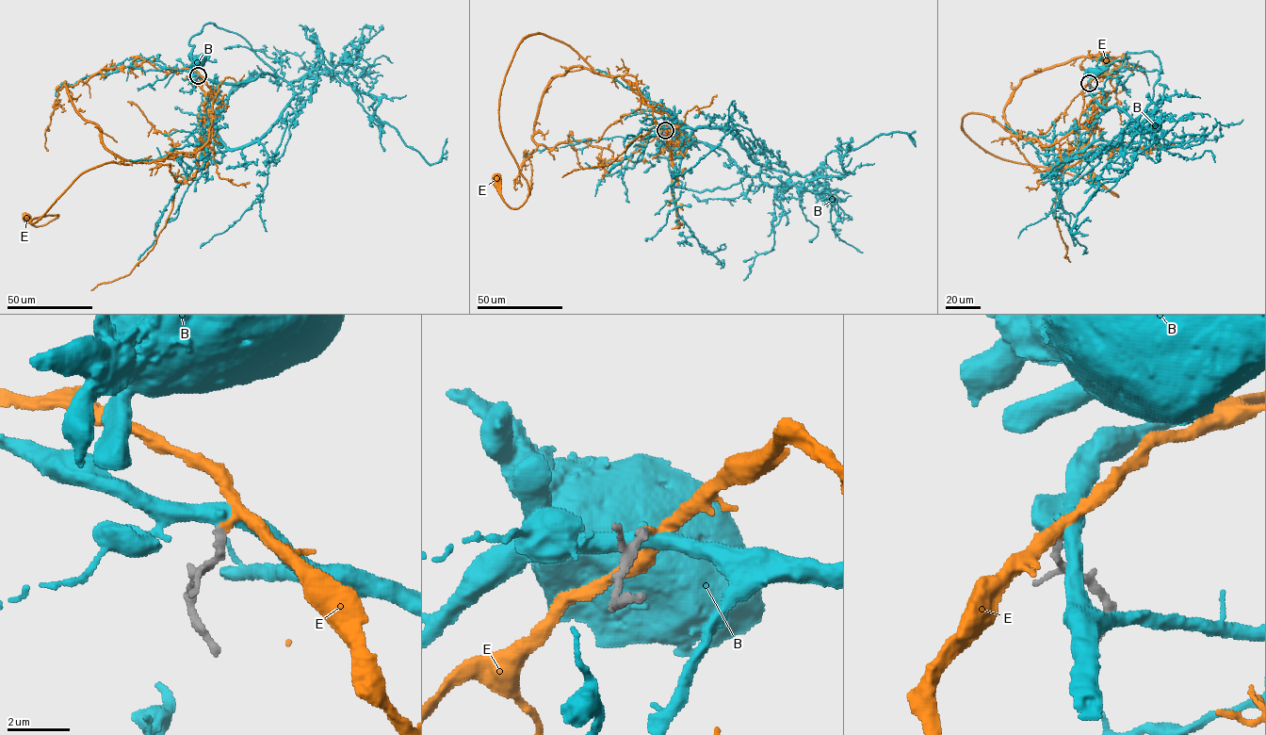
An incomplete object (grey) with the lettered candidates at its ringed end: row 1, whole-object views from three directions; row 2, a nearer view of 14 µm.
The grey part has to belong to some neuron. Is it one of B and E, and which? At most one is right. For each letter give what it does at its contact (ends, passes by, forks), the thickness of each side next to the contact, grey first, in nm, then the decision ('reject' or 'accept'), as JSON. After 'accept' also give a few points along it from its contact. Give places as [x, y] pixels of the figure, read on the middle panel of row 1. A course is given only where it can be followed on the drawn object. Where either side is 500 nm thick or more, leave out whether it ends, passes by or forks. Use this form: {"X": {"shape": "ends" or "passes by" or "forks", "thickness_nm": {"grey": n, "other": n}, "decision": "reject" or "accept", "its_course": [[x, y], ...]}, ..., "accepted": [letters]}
{"B": {"shape": "passes by", "thickness_nm": {"grey": 280, "other": 460}, "decision": "reject"}, "E": {"shape": "passes by", "thickness_nm": {"grey": 300, "other": 240}, "decision": "accept", "its_course": [[665, 129], [680, 131], [666, 108], [534, 34], [499, 98], [527, 199], [511, 207], [495, 179]]}, "accepted": ["E"]}

